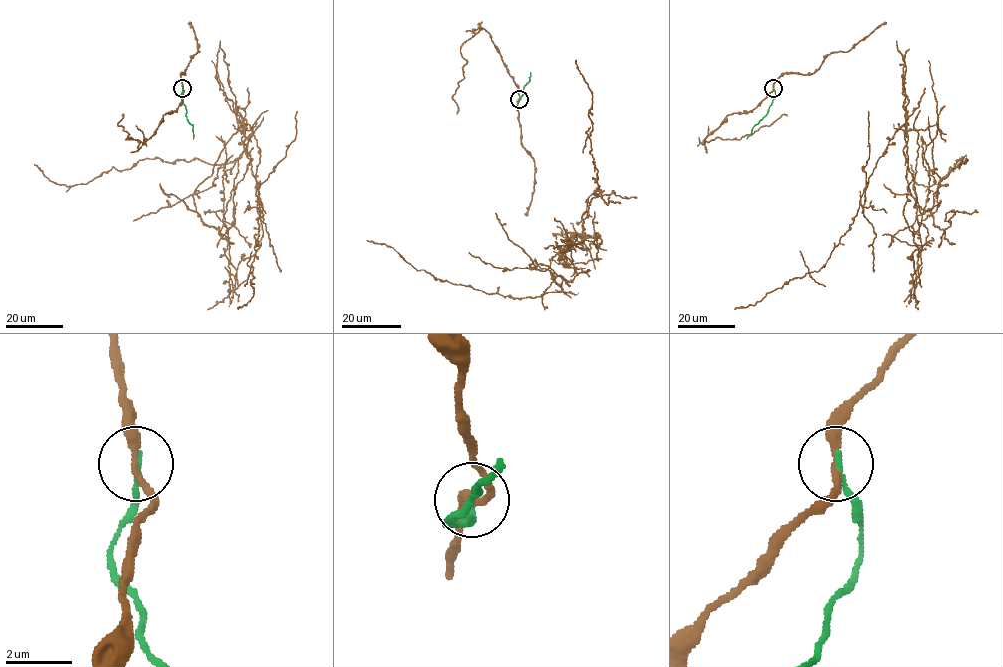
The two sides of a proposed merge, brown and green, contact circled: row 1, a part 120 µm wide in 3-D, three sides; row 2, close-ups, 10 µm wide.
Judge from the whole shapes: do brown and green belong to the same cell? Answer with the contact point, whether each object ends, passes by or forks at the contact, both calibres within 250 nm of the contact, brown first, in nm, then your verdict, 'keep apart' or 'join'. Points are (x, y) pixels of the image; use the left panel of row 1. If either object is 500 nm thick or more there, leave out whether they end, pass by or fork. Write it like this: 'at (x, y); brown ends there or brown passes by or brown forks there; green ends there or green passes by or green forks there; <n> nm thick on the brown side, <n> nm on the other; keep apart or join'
at (182, 88); brown passes by; green ends there; 240 nm thick on the brown side, 160 nm on the other; keep apart

